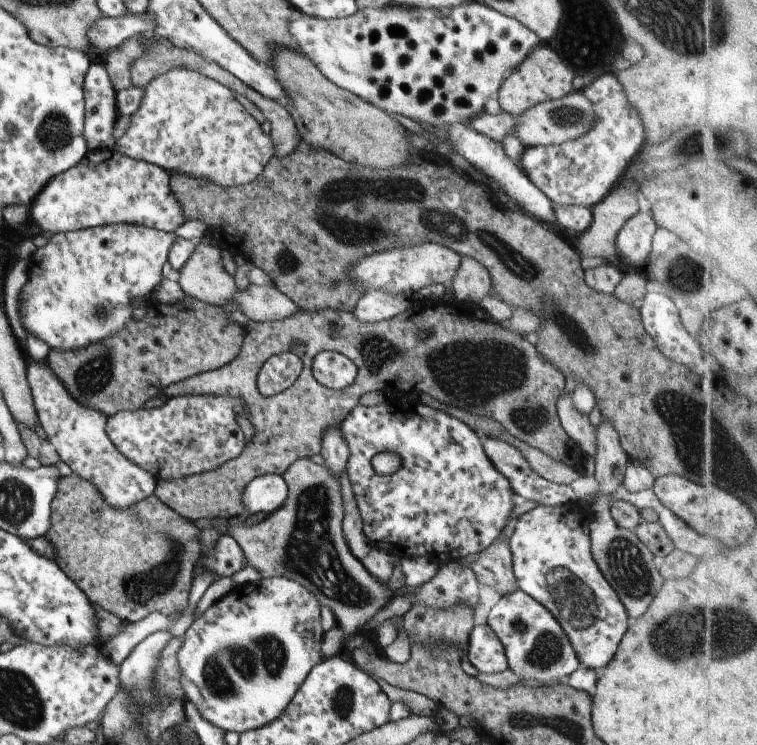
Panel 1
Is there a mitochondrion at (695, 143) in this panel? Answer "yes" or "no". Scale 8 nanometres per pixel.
yes

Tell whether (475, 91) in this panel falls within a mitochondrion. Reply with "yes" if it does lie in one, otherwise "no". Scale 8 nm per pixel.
no

